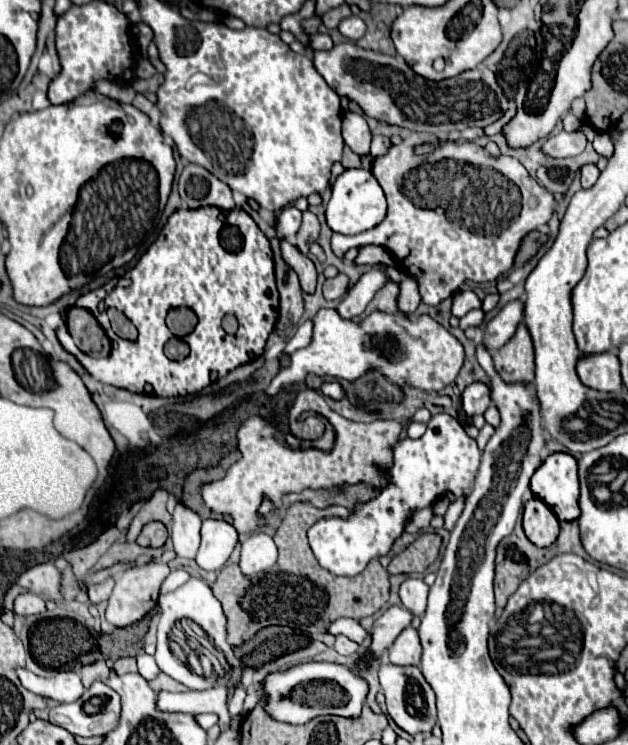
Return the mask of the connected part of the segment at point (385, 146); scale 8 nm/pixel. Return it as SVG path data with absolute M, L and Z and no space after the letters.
M373 137L371 141L371 157L379 157L385 155L391 147L391 141L387 137Z

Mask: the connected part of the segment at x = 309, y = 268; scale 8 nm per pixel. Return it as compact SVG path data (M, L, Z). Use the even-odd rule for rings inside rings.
M281 239L281 257L299 275L301 289L305 293L313 293L315 283L317 283L317 273L315 273L313 261L307 255L303 255L295 245L291 245L287 239Z

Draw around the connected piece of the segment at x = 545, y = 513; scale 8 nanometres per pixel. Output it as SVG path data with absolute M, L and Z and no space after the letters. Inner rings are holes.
M533 497L525 503L523 529L529 541L537 547L549 547L559 535L559 521L555 513L541 499Z

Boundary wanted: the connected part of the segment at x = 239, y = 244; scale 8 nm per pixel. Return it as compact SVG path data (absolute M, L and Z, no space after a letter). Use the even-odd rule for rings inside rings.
M217 207L177 209L167 219L157 241L147 249L147 253L137 261L137 265L123 275L123 281L111 279L109 283L80 296L76 305L89 310L105 328L106 325L109 326L107 307L117 307L137 327L135 341L119 339L117 347L113 347L111 353L103 358L79 354L79 349L69 335L66 325L56 329L57 338L63 348L79 359L79 363L87 369L91 377L95 377L101 383L121 387L133 393L153 393L159 397L185 397L185 395L201 391L215 379L227 375L239 365L245 365L257 359L263 353L265 341L275 327L277 307L279 307L271 245L267 237L261 233L261 229L257 227L257 223L243 209L231 209L231 211L223 211ZM99 305L103 305L104 311L100 312ZM181 305L195 311L199 325L195 327L191 335L186 336L186 343L190 348L189 355L183 361L171 361L163 353L163 345L172 336L165 319L169 309L181 307ZM227 313L235 315L239 321L239 329L235 335L227 335L225 329L221 327L221 321Z

